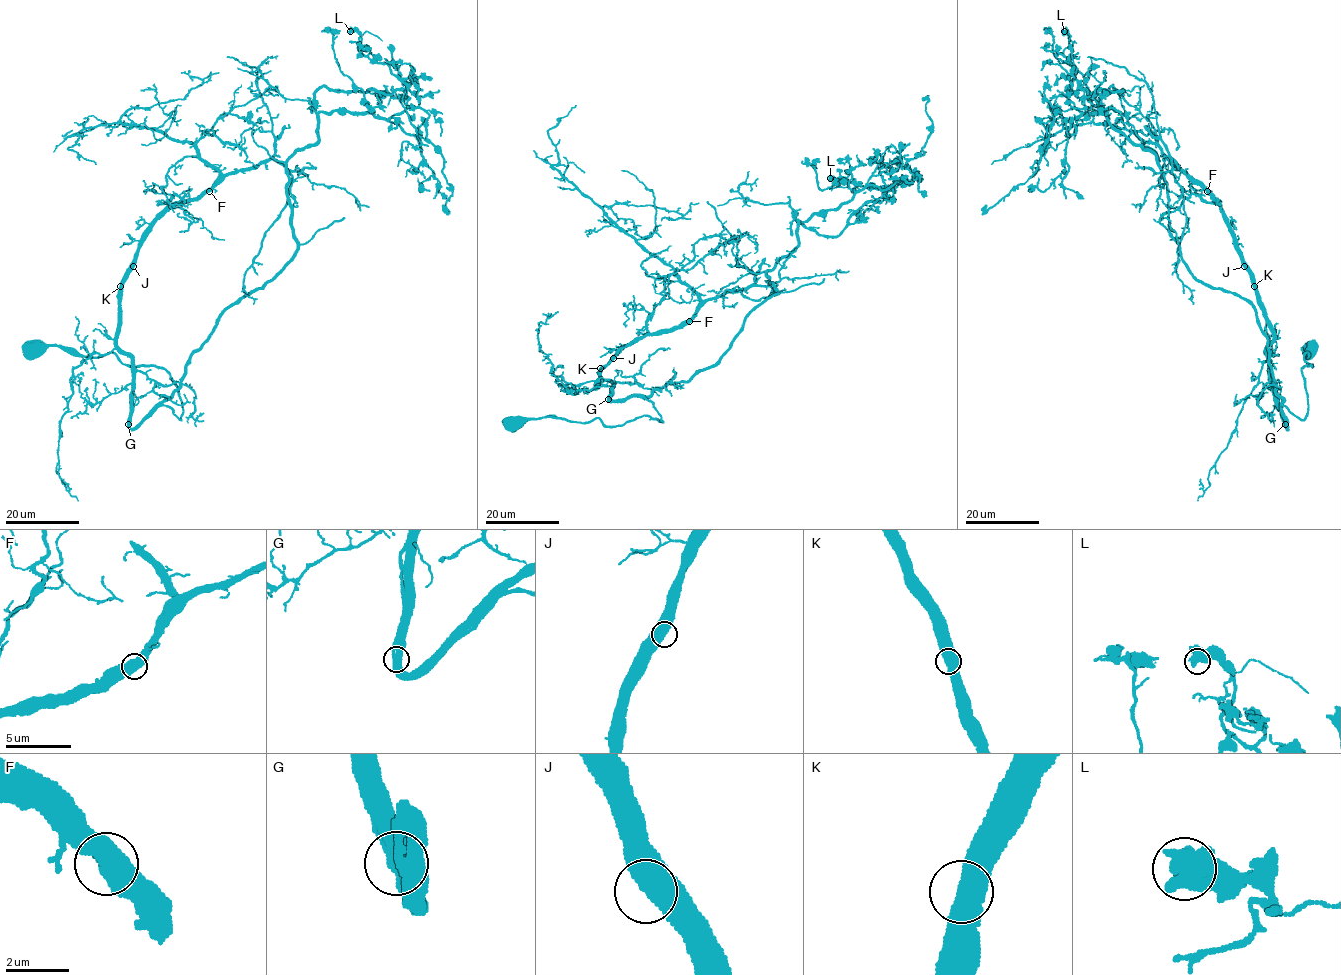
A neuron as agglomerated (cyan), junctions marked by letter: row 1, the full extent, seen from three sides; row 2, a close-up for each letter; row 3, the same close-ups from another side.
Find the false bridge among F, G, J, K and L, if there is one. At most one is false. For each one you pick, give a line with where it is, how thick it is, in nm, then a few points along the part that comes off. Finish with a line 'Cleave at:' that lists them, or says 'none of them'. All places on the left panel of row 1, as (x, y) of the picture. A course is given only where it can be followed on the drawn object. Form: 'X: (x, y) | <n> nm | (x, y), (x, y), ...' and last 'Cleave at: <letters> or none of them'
Cleave at: none of them

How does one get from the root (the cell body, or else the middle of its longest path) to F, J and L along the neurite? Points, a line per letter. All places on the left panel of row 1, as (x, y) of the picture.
F: (32, 349), (164, 369), (181, 419), (162, 403), (180, 384), (117, 346), (118, 295), (142, 234), (209, 191)
J: (32, 349), (164, 369), (181, 419), (162, 403), (180, 384), (150, 380), (117, 346), (120, 283), (133, 266)
L: (32, 349), (164, 369), (181, 419), (162, 403), (189, 357), (297, 247), (314, 93), (405, 87), (350, 31)

